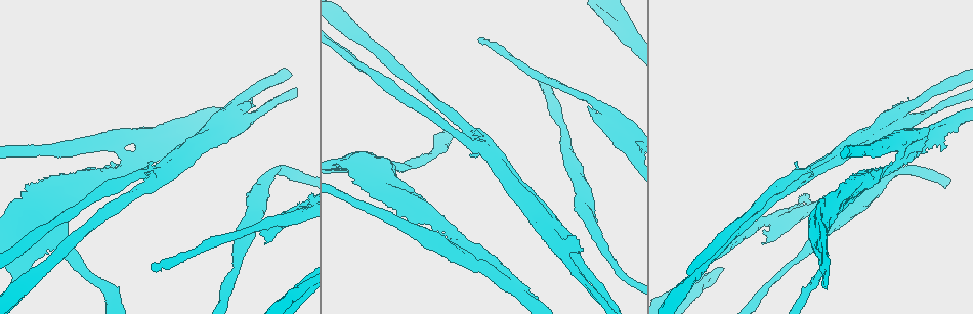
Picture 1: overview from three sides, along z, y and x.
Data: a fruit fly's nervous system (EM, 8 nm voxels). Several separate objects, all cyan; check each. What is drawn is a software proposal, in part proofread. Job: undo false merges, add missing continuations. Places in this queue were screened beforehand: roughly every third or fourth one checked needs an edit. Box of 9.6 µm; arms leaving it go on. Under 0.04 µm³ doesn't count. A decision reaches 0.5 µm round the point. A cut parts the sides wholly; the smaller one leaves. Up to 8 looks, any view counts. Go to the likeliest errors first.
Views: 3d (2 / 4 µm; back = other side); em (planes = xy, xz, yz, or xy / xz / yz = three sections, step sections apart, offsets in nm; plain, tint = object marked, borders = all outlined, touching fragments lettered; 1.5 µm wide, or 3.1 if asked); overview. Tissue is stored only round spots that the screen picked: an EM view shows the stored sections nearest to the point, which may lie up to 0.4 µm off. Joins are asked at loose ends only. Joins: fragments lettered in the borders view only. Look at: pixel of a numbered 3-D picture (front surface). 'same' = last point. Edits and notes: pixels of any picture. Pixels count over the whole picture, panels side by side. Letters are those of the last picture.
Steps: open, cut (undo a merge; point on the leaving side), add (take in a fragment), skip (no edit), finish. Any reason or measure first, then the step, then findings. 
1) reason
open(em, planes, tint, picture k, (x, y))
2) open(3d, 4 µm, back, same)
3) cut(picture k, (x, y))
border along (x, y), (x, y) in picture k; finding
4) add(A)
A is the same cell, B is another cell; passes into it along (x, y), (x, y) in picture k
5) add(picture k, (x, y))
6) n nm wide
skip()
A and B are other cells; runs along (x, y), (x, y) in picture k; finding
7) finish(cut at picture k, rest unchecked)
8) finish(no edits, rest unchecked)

open(3d, 2 µm, picture 1, (153, 268))

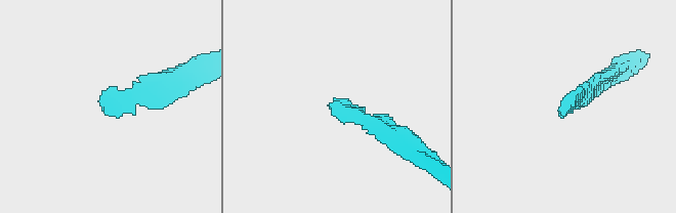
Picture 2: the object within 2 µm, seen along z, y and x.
open(em, xy, step 4, borders, picture 2, (560, 101))

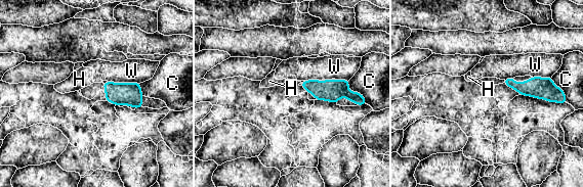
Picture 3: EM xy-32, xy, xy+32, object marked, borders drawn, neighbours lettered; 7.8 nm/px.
W touches over 260 nm
skip()
C, H and W are other cells; runs along (304, 84), (342, 90), (363, 101) in picture 3; no lettered fragment goes on from it

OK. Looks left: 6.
calibre changes
open(em, xz, step 8, plain, picture 1, (263, 188))

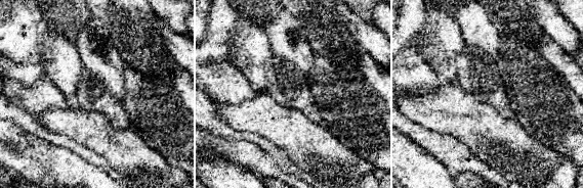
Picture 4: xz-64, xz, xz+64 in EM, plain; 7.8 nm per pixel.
what lies round it
open(em, xz, step 8, borders, same)

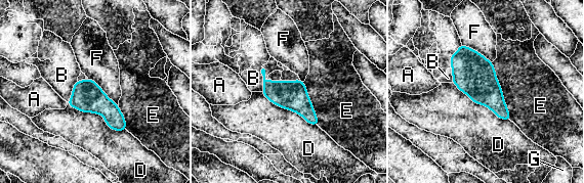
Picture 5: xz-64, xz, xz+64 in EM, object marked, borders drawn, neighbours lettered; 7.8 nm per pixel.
skip()
A, B, D, E, F and G are other cells; border along (491, 62), (510, 120) in picture 5; continuous, no second neuron

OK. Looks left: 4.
arms part here
open(3d, 4 µm, picture 1, (412, 206))

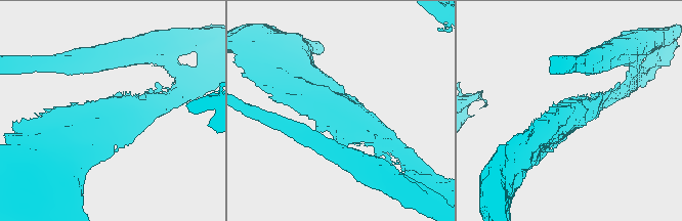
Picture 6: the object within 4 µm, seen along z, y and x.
open(em, planes, tint, picture 6, (571, 114))

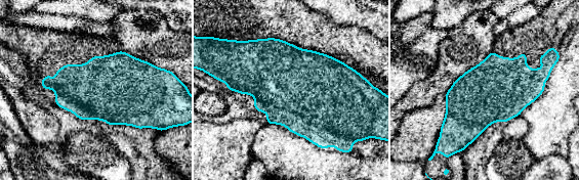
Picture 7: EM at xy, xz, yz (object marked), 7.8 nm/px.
see the neighbours
open(em, planes, borders, same)

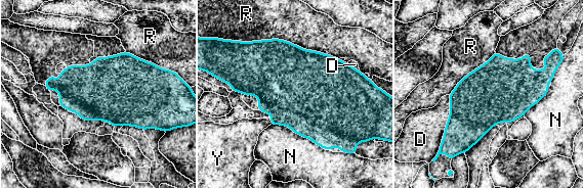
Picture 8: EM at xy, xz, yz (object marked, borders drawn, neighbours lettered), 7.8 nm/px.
R touches over 850 nm
skip()
D, N, R and Y are other cells; continuous, no second neuron

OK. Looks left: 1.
finish(no edits, rest unchecked)

